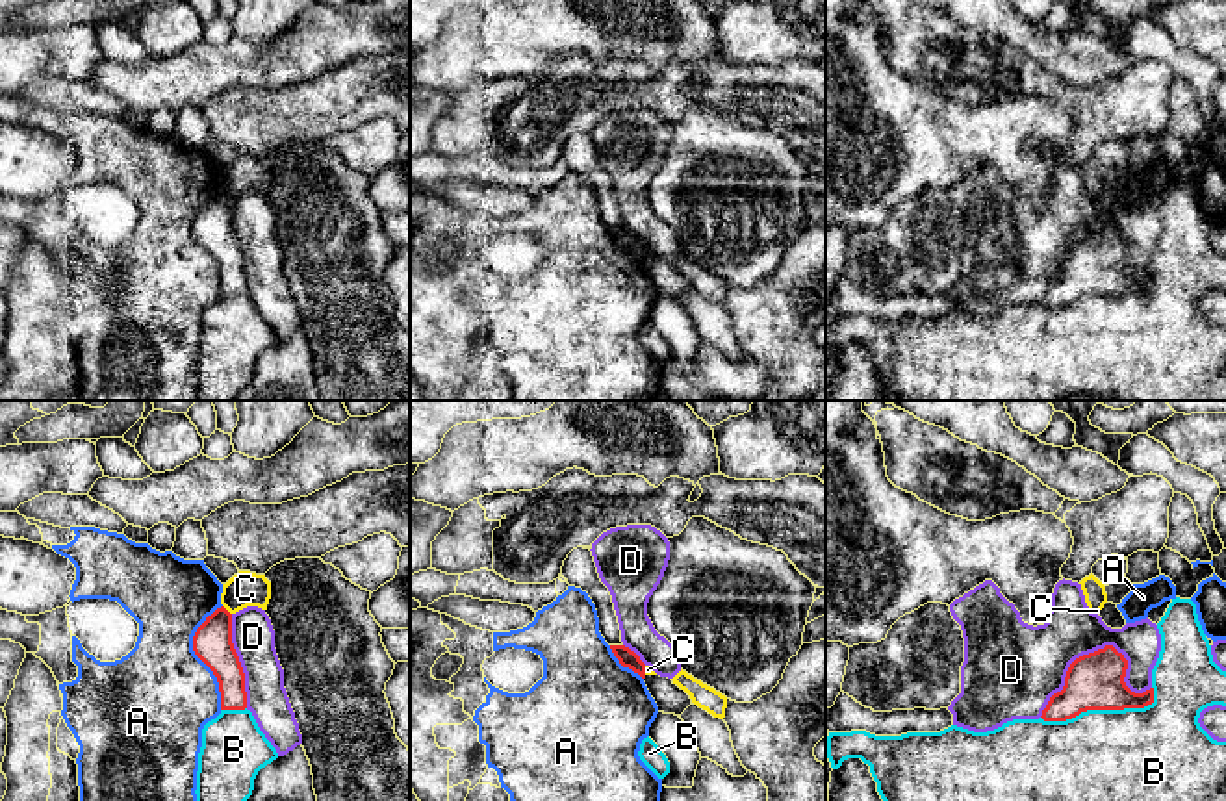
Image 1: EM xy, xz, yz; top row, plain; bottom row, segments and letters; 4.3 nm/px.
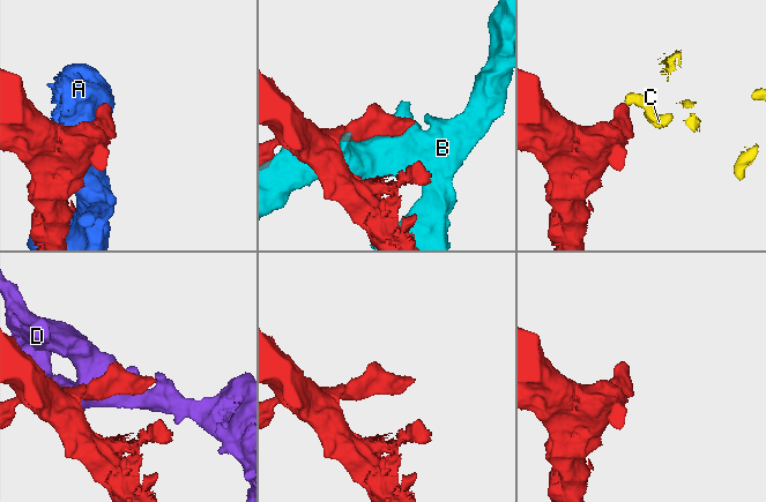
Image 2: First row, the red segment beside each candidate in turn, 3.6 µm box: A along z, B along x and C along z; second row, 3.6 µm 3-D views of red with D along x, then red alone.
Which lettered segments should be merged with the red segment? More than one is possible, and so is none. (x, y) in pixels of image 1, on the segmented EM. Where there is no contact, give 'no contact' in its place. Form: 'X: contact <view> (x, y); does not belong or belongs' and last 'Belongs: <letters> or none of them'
A: contact xy (197, 655); does not belong
B: contact yz (1102, 709); does not belong
C: contact xy (227, 610); does not belong
D: contact yz (1098, 649); does not belong
Belongs: none of them

